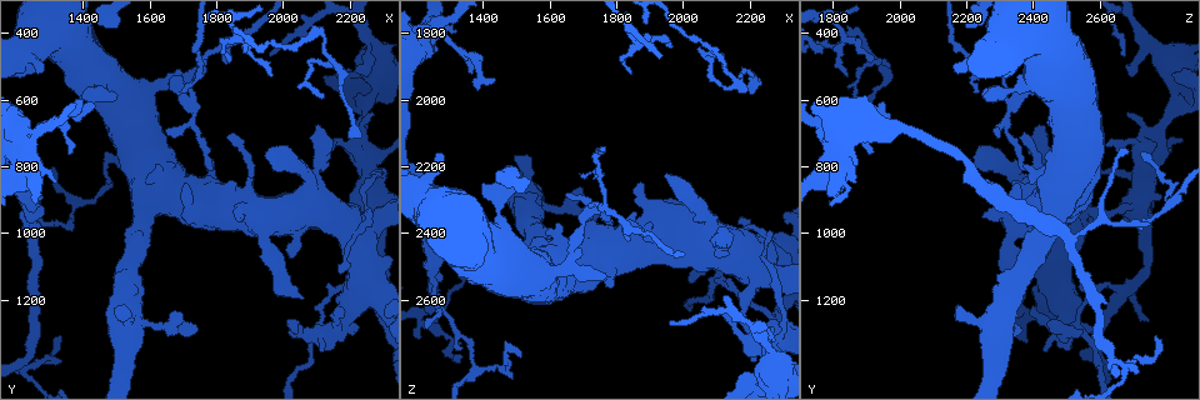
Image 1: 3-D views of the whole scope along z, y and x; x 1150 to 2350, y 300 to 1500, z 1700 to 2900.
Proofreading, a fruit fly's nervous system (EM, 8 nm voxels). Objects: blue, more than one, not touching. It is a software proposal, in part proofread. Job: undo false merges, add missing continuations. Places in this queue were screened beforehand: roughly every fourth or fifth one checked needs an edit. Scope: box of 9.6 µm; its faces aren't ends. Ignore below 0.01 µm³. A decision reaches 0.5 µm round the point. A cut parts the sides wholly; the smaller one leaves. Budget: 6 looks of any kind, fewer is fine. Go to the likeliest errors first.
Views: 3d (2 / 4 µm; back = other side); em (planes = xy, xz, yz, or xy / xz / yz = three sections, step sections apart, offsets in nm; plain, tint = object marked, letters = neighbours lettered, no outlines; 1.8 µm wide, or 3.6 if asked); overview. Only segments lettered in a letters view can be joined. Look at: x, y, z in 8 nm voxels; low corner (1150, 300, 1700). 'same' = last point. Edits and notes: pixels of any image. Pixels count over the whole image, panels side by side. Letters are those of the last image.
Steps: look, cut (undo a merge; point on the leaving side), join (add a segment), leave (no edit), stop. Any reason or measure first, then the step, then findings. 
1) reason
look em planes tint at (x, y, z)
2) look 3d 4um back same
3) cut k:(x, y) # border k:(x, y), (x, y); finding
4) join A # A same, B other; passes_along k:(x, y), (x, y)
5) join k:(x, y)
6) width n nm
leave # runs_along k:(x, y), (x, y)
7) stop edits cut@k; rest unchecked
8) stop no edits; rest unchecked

calibre changes
look em xz step 4 tint at (1700, 600, 2350)

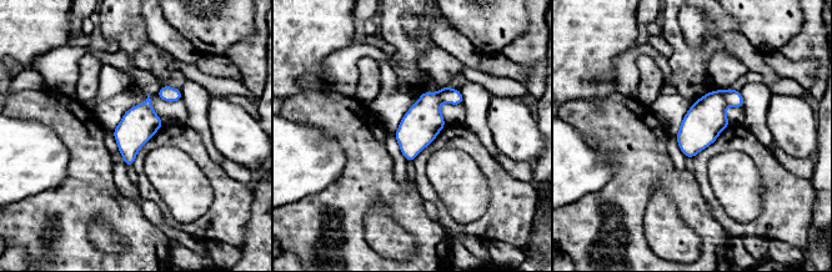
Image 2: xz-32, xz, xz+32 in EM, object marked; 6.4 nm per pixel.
look em planes tint same

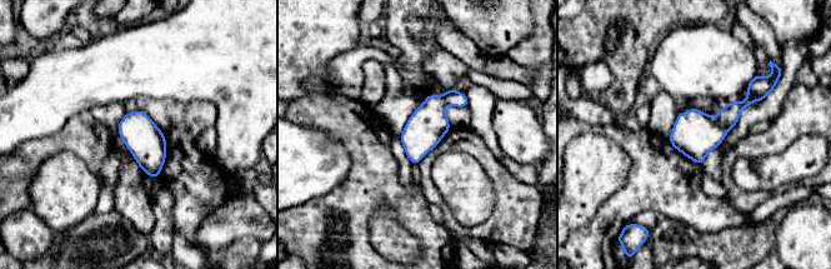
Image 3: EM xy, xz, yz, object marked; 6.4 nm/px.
see the neighbours
look em planes letters same

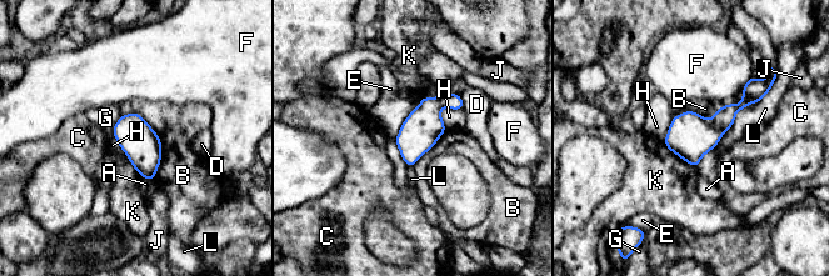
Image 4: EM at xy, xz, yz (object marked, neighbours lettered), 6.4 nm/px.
cut 4:(449, 100) # A other, B other, C other, D other, E other, F other, G other, H other, J other, K other, L other; border 4:(438, 98), (443, 106); two cells meet here

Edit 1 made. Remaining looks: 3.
look overview

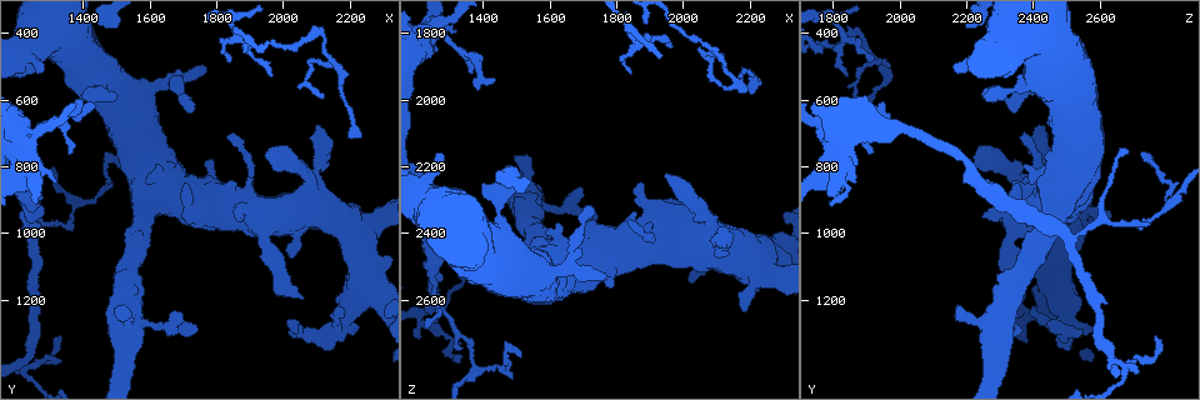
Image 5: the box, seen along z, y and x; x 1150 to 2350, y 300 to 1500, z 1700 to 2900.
sharp bend
look em planes plain at (1480, 790, 2750)

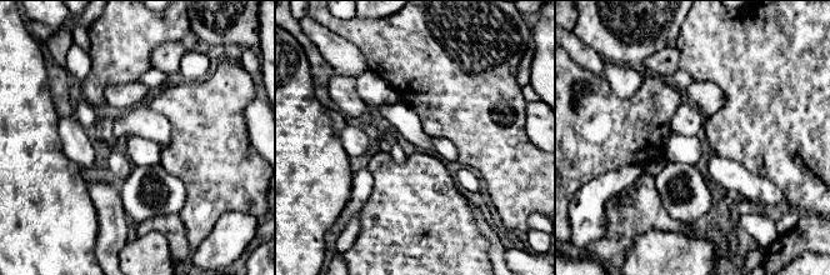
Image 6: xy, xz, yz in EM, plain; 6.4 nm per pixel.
see the neighbours
look em planes letters same

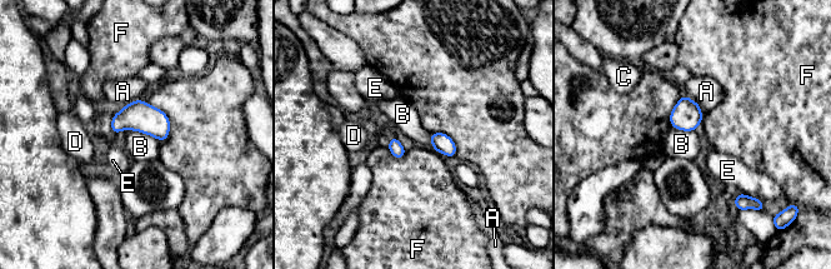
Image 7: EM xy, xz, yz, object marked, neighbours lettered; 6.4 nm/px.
leave # A other, B other, C other, D other, E other, F other; continuous, no second cell

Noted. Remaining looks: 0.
stop edits cut@4; rest unchecked

